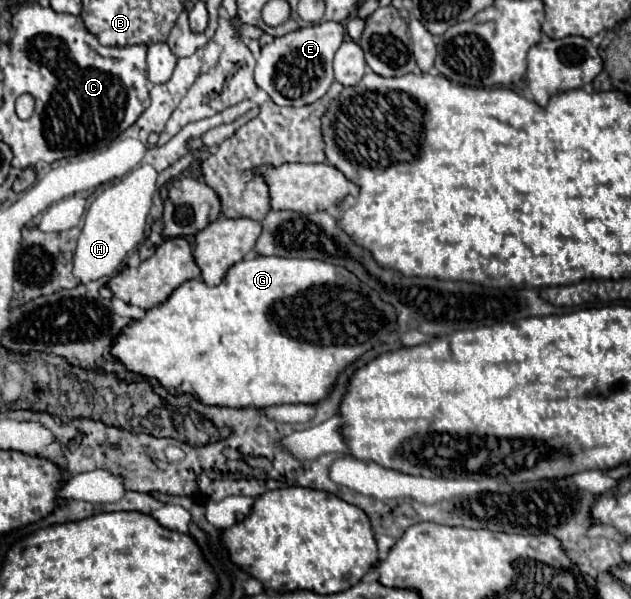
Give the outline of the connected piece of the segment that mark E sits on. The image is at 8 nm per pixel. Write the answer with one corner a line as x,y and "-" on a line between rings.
326,21
320,25
310,25
296,29
288,35
276,37
272,43
262,47
262,55
256,63
256,85
264,89
276,105
300,107
324,97
334,83
334,53
344,41
344,25
336,21

